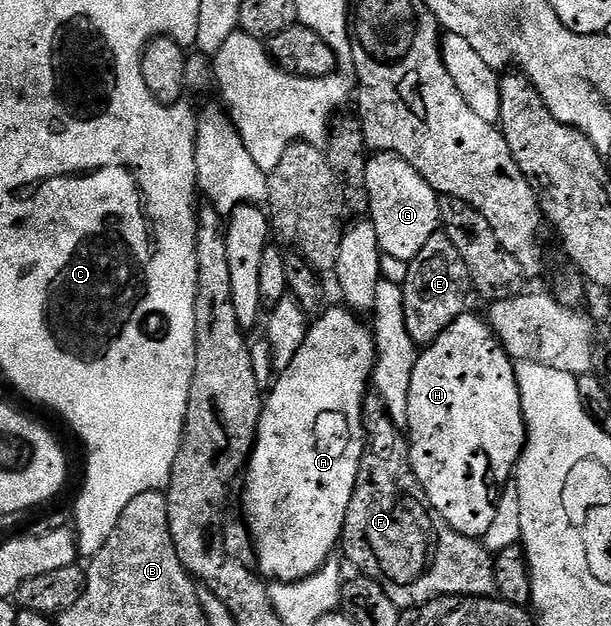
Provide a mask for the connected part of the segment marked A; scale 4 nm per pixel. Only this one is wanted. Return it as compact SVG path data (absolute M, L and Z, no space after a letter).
M329 306L309 326L308 336L296 358L289 368L279 372L280 380L269 395L267 392L256 447L242 483L242 515L252 540L254 563L268 581L296 583L313 575L333 558L332 550L335 547L337 550L341 542L346 513L366 454L364 401L376 369L376 337L373 328L369 324L367 327L356 311L339 306Z

